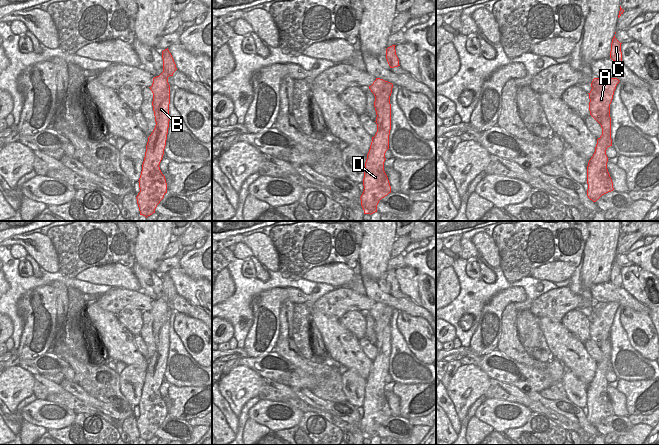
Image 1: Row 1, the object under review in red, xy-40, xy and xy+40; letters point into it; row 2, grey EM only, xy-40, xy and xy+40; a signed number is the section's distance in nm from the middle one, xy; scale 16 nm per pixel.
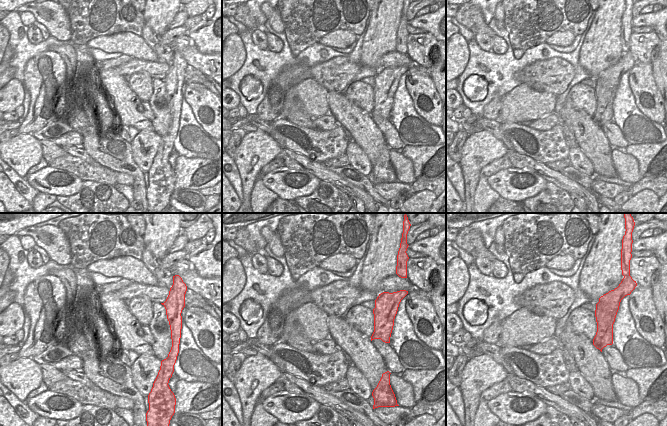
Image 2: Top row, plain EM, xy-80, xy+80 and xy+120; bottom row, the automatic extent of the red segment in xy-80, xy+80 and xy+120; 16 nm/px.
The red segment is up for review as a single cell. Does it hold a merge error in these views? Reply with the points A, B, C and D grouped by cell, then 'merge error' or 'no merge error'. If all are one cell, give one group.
A / B C D; merge error

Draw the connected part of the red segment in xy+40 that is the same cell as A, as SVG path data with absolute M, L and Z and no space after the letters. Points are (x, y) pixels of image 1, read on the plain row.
M594 302L589 318L590 339L601 348L602 343L608 338L614 315L619 307L617 302Z

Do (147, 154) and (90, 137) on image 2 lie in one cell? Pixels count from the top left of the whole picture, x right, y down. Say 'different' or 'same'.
different

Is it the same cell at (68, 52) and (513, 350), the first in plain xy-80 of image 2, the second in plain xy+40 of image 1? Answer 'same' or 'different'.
same

